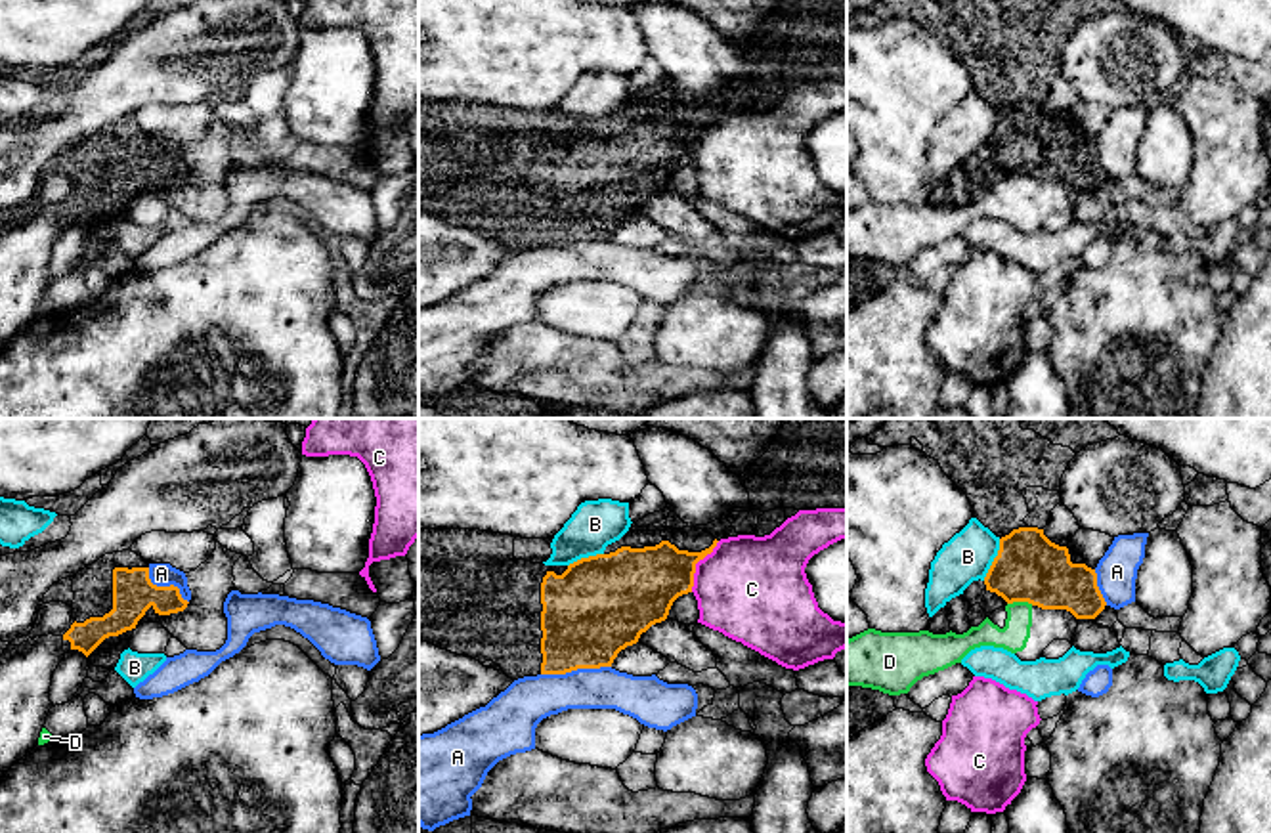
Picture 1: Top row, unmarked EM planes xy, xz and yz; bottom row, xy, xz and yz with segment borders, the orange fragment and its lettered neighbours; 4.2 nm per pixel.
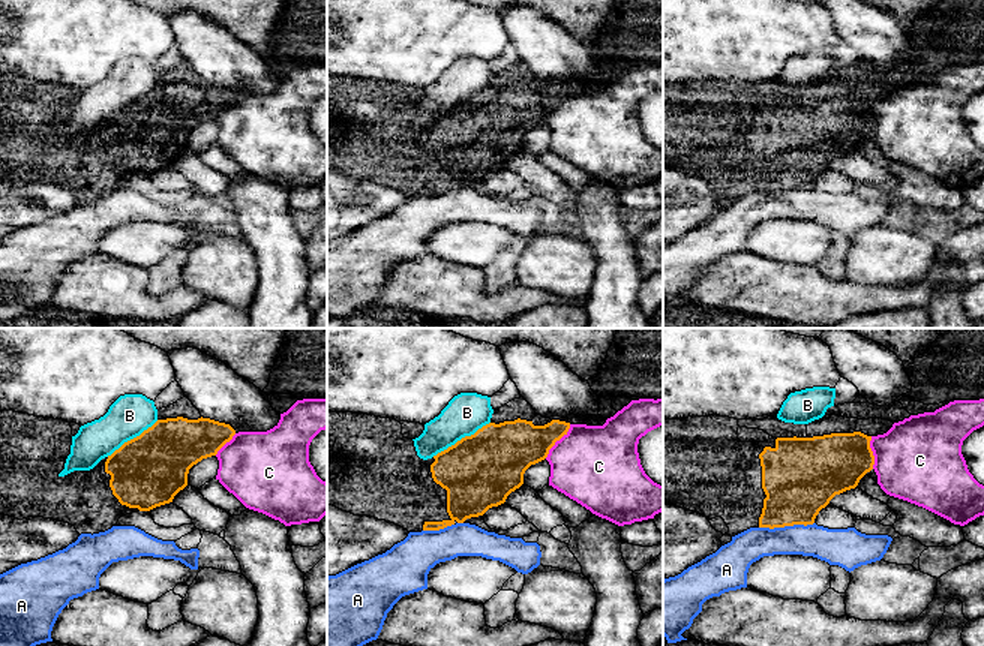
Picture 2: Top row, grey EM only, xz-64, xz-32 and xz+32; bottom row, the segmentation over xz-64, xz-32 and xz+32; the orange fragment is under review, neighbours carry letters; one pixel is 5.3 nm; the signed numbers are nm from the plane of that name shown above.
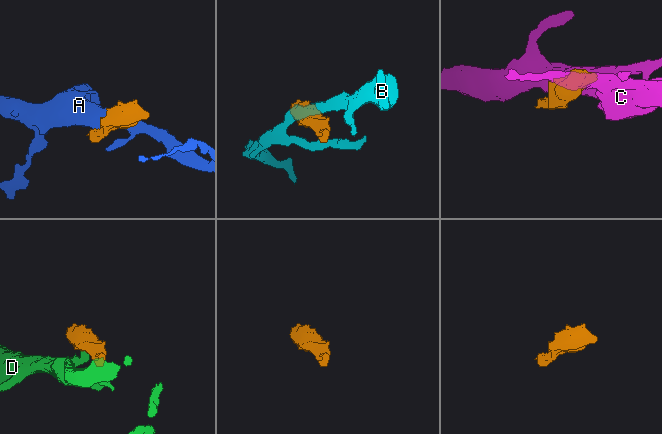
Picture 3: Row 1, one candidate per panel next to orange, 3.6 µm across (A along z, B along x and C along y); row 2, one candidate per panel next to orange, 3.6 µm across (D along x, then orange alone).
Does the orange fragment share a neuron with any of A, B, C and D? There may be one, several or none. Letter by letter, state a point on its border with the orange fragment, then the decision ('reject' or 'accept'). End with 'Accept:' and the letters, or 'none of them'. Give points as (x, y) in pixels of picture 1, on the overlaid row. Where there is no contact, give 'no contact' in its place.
A: meets orange in xz at (576, 669); reject
B: meets orange in yz at (994, 560); reject
C: meets orange in xz at (694, 566); reject
D: meets orange in yz at (1021, 600); reject
Accept: none of them

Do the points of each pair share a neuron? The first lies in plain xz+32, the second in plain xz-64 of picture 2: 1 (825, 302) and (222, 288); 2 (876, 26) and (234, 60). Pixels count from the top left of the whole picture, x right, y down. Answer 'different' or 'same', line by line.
1: different
2: same

